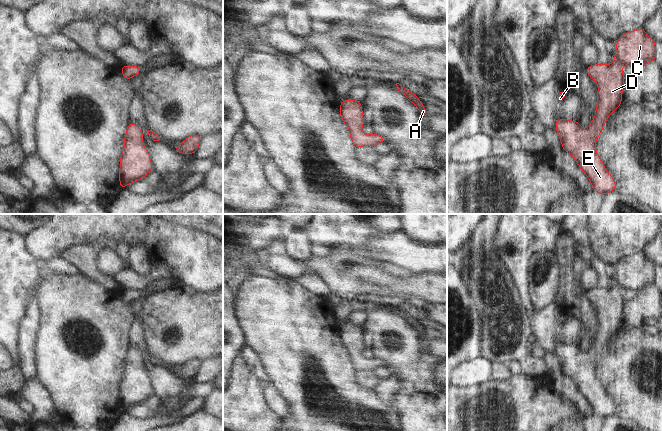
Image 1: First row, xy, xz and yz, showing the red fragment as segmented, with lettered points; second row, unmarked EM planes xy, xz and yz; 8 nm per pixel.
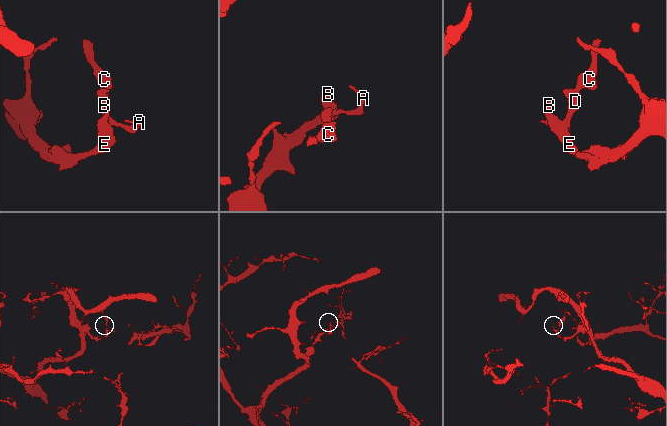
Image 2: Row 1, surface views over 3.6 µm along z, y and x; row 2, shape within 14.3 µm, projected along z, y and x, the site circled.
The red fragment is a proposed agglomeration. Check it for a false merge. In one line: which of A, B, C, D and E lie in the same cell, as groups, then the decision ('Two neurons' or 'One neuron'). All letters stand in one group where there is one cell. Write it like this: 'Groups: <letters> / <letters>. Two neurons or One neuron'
Groups: A B C D E. One neuron

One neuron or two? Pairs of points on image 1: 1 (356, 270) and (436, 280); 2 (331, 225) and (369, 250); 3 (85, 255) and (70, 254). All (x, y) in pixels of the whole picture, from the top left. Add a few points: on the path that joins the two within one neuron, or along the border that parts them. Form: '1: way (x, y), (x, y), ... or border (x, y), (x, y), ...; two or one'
1: way (376, 277), (388, 280), (416, 280); one
2: border (385, 236), (377, 234), (360, 246), (340, 246); two
3: way (81, 255), (74, 255); one

